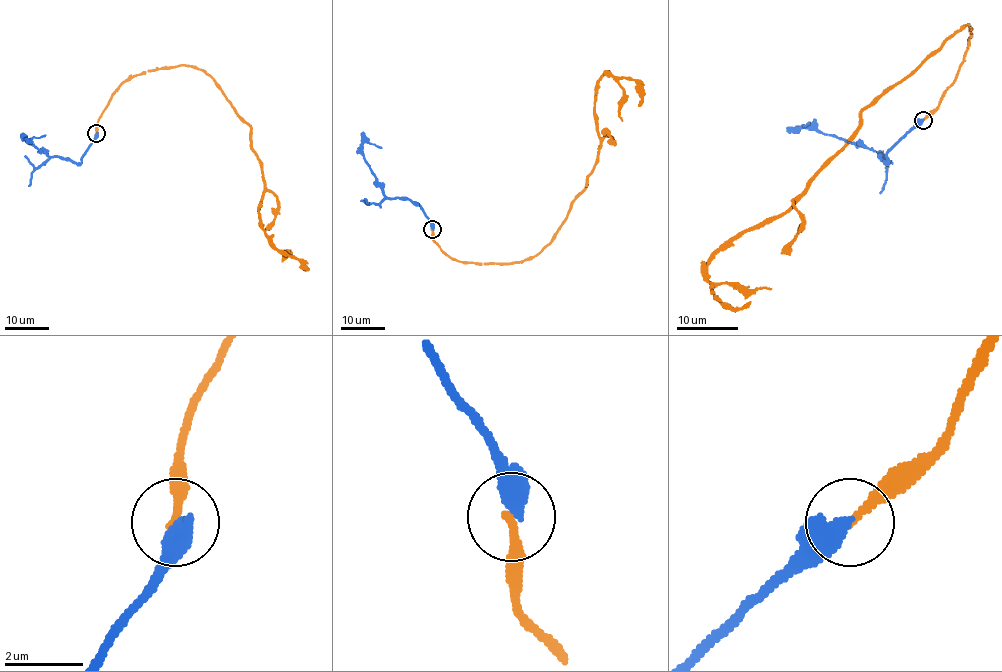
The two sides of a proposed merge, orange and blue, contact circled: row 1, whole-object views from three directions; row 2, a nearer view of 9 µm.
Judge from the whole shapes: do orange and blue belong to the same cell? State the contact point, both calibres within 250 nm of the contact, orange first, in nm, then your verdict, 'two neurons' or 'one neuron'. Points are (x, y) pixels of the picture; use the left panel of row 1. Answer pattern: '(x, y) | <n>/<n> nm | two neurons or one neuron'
(96, 133) | 220/550 nm | two neurons

